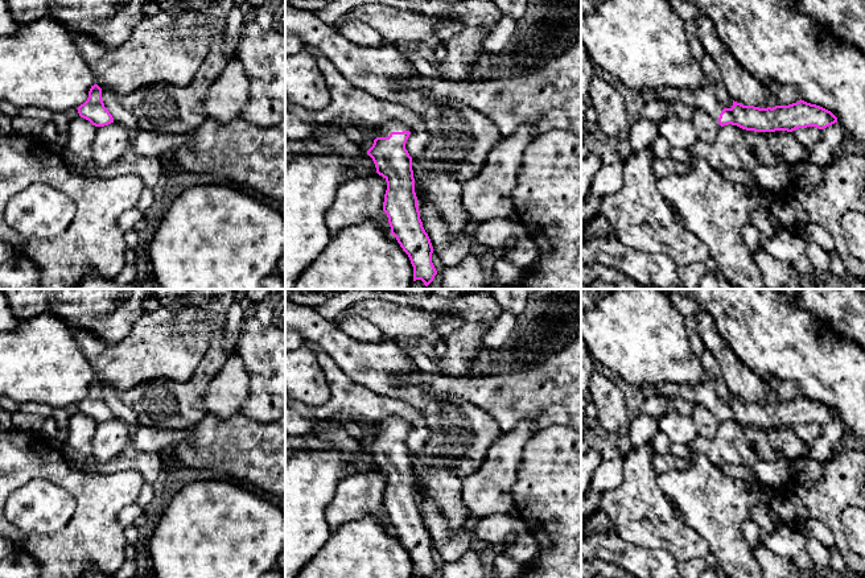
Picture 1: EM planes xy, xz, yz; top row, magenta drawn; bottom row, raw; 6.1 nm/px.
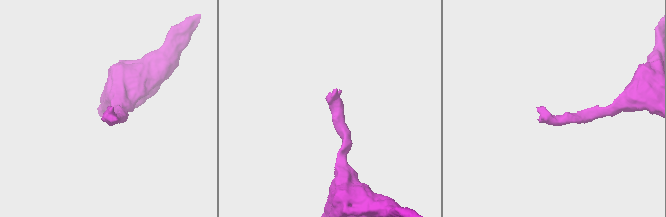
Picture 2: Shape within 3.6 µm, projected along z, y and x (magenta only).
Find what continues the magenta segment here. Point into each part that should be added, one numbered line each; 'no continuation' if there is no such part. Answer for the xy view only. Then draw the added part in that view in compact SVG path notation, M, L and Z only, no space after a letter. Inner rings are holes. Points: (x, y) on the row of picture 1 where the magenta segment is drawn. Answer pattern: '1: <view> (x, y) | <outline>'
no continuation

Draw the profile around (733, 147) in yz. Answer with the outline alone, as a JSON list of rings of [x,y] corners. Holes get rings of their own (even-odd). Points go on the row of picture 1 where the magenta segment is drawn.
[[[732,124],[721,127],[713,143],[697,140],[692,146],[688,148],[688,150],[693,158],[705,160],[716,170],[720,170],[721,168],[747,170],[754,165],[778,166],[783,164],[791,168],[806,161],[808,156],[807,146],[800,144],[794,137],[792,132],[754,132]]]

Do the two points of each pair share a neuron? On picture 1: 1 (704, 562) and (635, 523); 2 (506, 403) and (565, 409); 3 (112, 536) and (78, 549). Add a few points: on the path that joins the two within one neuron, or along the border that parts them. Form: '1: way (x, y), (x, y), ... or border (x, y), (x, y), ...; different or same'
1: border (704, 556), (679, 562); different
2: way (520, 403), (551, 403); same
3: way (104, 536), (86, 545); same

